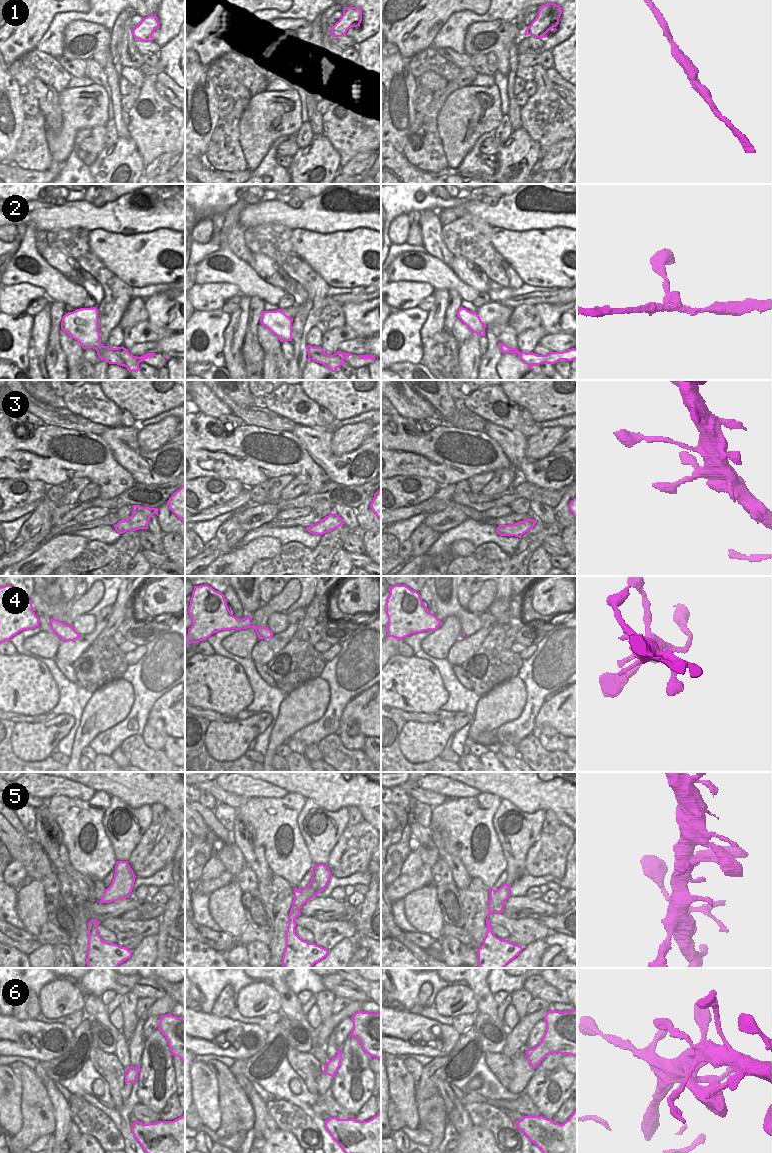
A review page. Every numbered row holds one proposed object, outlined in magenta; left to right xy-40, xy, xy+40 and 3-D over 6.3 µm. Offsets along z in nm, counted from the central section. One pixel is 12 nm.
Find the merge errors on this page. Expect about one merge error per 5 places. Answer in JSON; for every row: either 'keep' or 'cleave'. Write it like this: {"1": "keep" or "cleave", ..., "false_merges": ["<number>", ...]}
{"1": "keep", "2": "keep", "3": "keep", "4": "keep", "5": "keep", "6": "cleave", "false_merges": ["6"]}

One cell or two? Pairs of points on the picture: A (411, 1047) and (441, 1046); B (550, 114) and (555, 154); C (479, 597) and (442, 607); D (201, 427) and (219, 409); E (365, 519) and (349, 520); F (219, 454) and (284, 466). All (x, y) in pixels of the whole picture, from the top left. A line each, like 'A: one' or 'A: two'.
A: one
B: two
C: two
D: two
E: two
F: one

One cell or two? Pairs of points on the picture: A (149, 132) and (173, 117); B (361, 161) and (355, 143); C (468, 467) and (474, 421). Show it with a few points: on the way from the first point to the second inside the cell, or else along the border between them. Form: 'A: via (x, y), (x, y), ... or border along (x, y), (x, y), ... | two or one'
A: via (155, 127), (160, 127), (167, 121) | one
B: border along (370, 150), (357, 153), (341, 167) | two
C: border along (450, 426), (484, 432) | two

